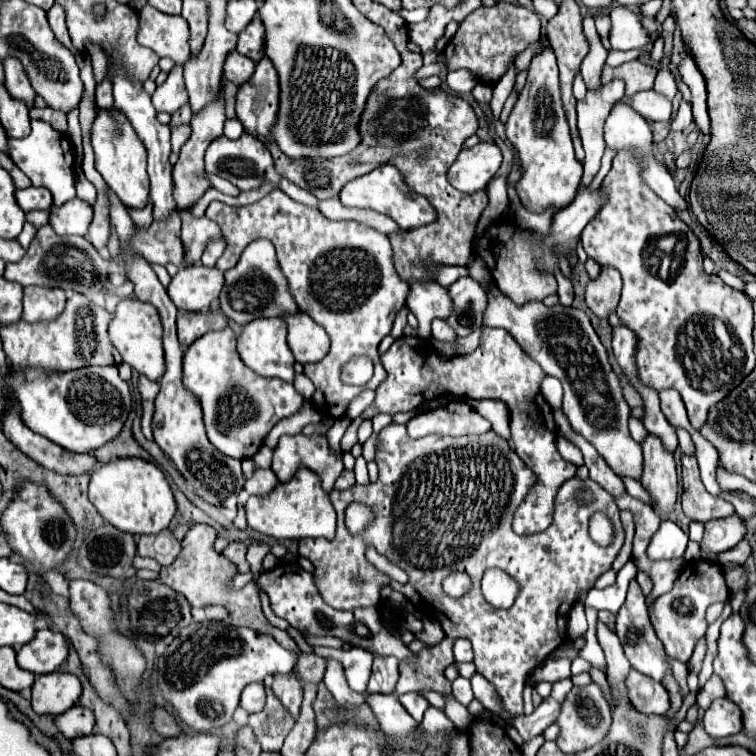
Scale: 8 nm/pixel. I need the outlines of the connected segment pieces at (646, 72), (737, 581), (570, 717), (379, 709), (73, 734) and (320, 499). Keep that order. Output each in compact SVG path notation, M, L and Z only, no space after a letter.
M632 59L628 63L622 63L618 67L604 65L602 69L602 83L610 83L612 79L622 79L626 83L626 97L628 93L638 93L642 89L652 89L656 77L656 69L640 63L638 59Z
M724 567L724 577L726 577L726 585L728 585L730 593L736 593L736 591L746 587L746 571L744 571L744 567L740 567L740 569L726 569Z
M590 683L586 687L572 687L572 691L568 693L568 699L562 703L562 711L560 711L560 717L556 719L556 723L560 725L560 735L558 735L556 743L564 753L584 751L584 749L600 743L612 723L610 705L608 705L606 697L602 695L602 689L596 683Z
M370 693L366 697L366 703L372 707L372 713L376 721L380 723L380 729L386 735L412 735L414 727L418 725L406 711L400 707L398 697L394 693Z
M74 705L72 709L56 717L56 725L66 739L84 737L94 731L94 713L88 707Z
M304 467L292 477L292 481L280 483L272 495L264 495L264 499L250 497L246 501L246 517L250 529L274 539L332 539L336 533L336 511L328 499L328 493L322 491L320 479Z

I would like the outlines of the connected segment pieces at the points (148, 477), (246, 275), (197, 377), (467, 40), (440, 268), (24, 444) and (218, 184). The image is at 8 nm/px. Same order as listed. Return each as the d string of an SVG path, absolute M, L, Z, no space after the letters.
M130 457L108 461L92 473L90 501L110 525L132 535L156 535L170 525L176 513L176 501L164 473L154 463Z
M256 239L254 243L250 243L244 249L238 265L224 275L226 283L220 293L220 307L228 319L246 325L252 319L260 317L284 317L290 313L298 313L298 305L290 295L288 281L278 267L276 251L268 239Z
M230 327L210 331L188 347L184 353L184 387L202 403L208 439L218 451L236 459L256 455L270 429L304 405L304 397L292 383L258 377L242 363L236 351L236 333Z
M498 1L494 7L478 7L476 11L472 11L460 23L456 35L448 41L444 55L448 61L448 69L468 69L474 73L476 79L482 79L482 83L496 85L508 71L508 61L538 39L540 17L534 11Z
M430 265L432 269L432 275L434 279L444 285L444 287L450 287L456 279L468 275L468 267L444 267L444 265Z
M14 405L2 419L4 435L30 459L44 465L50 471L58 471L60 475L82 475L90 473L96 467L96 457L90 453L74 453L56 445L54 441L30 431L20 419L18 407Z
M206 175L206 177L208 177L208 181L212 183L212 187L214 187L214 189L218 189L218 191L222 191L222 193L226 193L226 195L236 197L236 195L240 193L240 189L238 189L238 187L234 187L230 181L226 181L226 179L218 177L218 175Z

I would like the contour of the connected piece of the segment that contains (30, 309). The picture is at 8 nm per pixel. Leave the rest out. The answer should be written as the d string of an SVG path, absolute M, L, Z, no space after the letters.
M26 287L24 289L24 313L22 317L28 323L52 321L64 309L66 295L62 289L48 287Z

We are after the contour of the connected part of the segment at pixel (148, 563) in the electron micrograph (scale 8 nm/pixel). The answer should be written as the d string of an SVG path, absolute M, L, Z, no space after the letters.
M140 555L135 556L134 567L136 567L136 569L152 569L152 571L156 571L156 573L162 569L158 561L154 561L154 559L150 559L150 557L140 557Z

